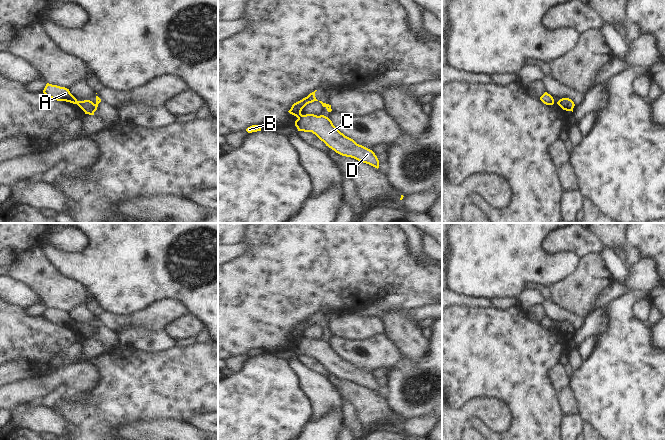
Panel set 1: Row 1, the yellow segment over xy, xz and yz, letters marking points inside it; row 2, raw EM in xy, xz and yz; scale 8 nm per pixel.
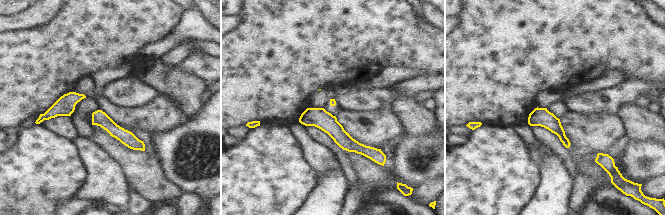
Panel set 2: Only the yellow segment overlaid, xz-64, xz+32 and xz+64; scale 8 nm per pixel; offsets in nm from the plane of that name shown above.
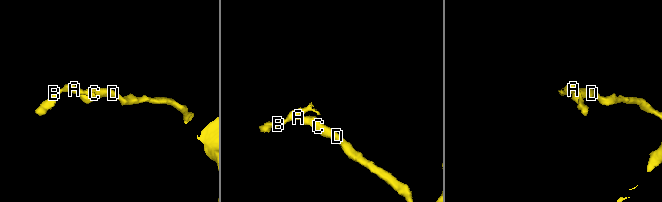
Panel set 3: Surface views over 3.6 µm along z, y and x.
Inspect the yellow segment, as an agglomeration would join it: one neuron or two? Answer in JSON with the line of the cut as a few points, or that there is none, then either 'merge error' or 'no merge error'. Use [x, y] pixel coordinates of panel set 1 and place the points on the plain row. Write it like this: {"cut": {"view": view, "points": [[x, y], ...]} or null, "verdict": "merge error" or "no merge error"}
{"cut": {"view": "xz", "points": [[301, 338], [298, 342]]}, "verdict": "merge error"}

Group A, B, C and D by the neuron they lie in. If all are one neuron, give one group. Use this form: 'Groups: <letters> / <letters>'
Groups: A B / C D

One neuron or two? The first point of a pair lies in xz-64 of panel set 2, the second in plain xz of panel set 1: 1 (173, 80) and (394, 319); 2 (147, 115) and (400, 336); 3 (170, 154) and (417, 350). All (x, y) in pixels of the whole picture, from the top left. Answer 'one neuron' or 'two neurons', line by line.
1: one neuron
2: two neurons
3: two neurons

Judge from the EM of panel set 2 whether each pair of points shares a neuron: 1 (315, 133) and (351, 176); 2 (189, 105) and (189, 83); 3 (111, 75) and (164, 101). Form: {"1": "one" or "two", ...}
{"1": "one", "2": "one", "3": "two"}

